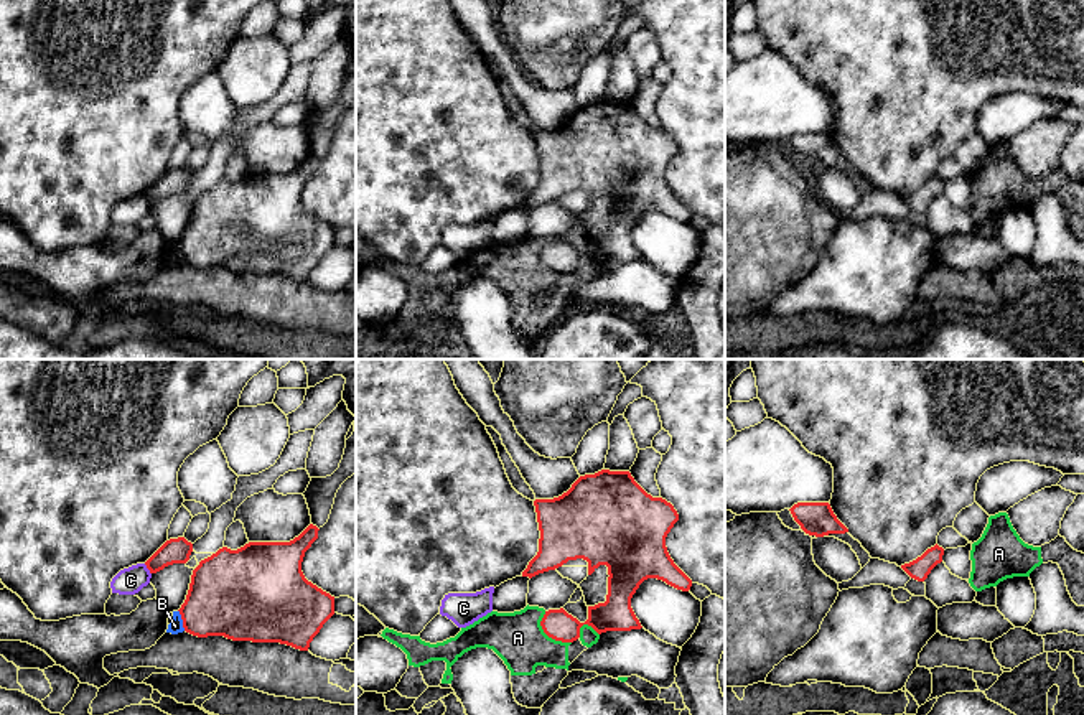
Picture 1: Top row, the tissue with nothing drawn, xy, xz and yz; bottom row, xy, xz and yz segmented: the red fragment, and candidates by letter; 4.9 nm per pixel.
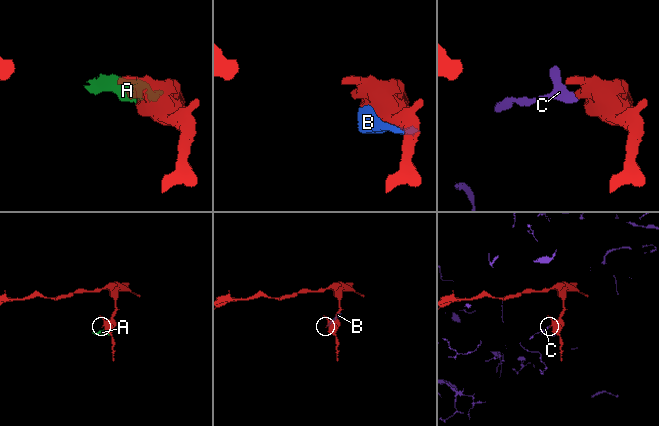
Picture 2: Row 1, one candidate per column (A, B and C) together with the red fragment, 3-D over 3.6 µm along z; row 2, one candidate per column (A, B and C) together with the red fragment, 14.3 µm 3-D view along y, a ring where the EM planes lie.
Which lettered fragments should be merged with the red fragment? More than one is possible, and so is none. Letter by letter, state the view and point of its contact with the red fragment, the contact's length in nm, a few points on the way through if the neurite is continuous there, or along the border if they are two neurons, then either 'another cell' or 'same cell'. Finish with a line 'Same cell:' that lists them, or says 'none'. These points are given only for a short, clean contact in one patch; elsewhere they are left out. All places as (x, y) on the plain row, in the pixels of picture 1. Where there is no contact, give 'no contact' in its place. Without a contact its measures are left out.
A: meets red in xz at (547, 266); contact 200 nm long; another cell
B: meets red in xy at (183, 251); contact 110 nm long; another cell
C: meets red in xy at (147, 198); contact 70 nm long; border along xy (144, 195), (150, 205); another cell
Same cell: none

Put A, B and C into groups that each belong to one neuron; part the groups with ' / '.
A / B / C

